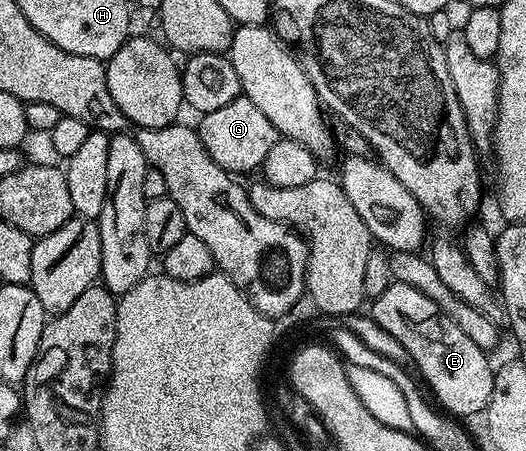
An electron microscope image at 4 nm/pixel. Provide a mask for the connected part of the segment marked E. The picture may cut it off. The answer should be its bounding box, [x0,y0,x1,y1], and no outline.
[371,282,494,417]

